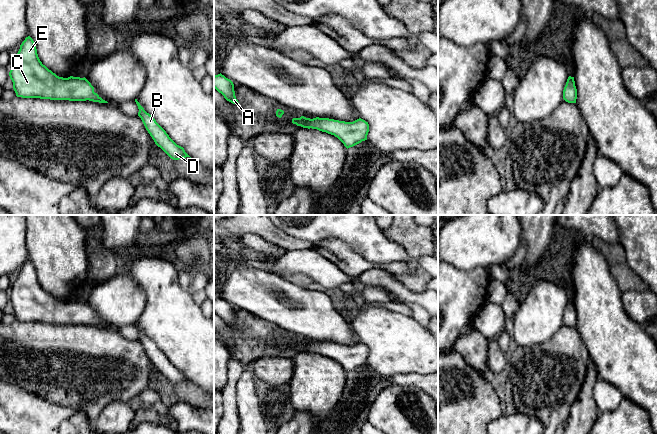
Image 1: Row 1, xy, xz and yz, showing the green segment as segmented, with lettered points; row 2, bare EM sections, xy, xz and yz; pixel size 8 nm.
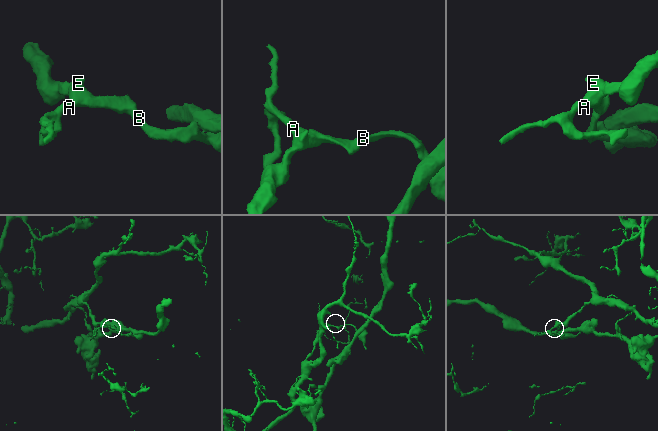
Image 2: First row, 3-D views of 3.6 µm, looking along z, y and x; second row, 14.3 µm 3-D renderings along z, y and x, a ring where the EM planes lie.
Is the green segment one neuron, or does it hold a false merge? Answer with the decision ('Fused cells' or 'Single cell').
Fused cells

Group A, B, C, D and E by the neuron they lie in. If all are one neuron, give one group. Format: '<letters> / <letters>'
A C E / B D

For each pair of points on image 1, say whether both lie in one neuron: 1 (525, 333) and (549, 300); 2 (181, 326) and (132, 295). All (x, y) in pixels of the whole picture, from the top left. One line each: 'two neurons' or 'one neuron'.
1: one neuron
2: two neurons

